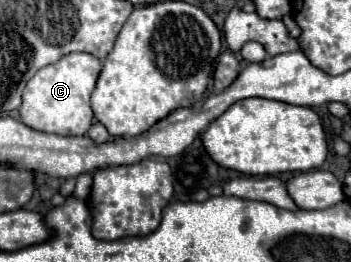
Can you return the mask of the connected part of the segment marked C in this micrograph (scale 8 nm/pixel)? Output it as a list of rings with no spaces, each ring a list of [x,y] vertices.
[[[70,53],[60,61],[42,67],[26,85],[20,105],[20,121],[28,127],[56,135],[86,135],[92,125],[90,93],[96,85],[102,63],[88,53]]]

